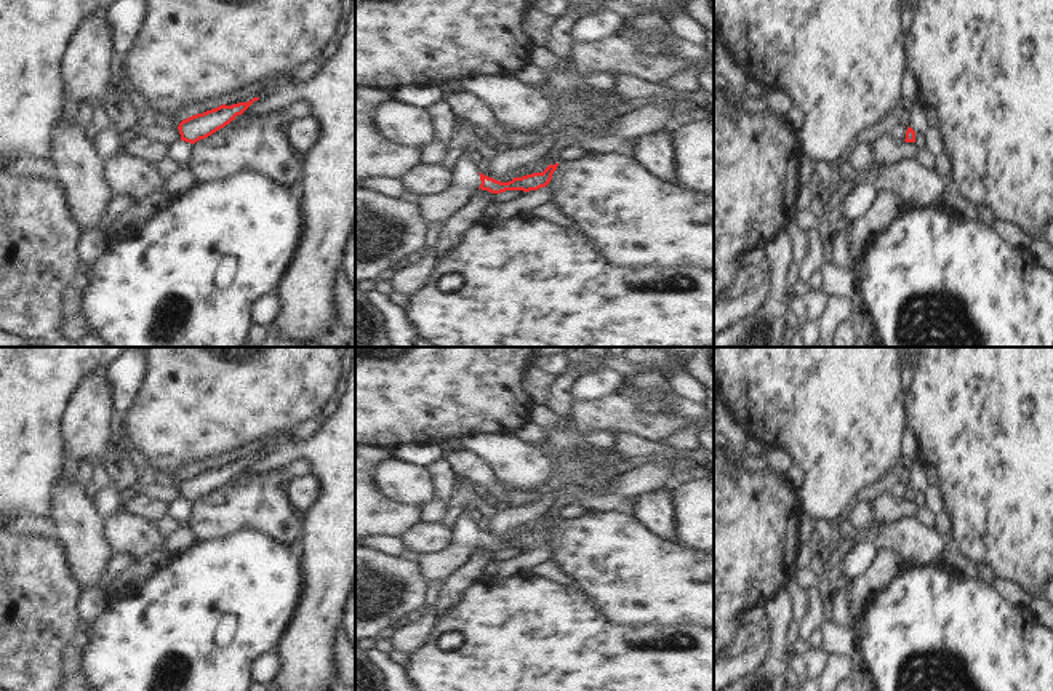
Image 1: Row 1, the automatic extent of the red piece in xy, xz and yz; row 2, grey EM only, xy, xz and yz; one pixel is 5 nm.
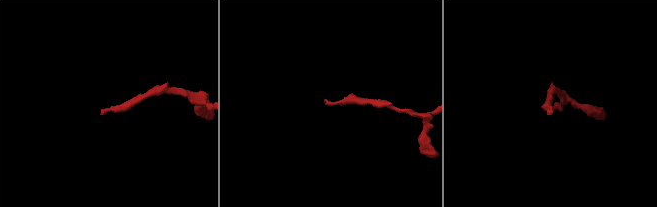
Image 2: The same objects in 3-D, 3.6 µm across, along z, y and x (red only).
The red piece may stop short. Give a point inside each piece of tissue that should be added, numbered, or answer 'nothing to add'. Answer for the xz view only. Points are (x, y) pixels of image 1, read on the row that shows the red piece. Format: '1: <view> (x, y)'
1: xz (439, 207)

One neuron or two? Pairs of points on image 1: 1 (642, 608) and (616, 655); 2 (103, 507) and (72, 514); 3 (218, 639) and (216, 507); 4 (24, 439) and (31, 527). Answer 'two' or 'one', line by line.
1: two
2: two
3: two
4: two

